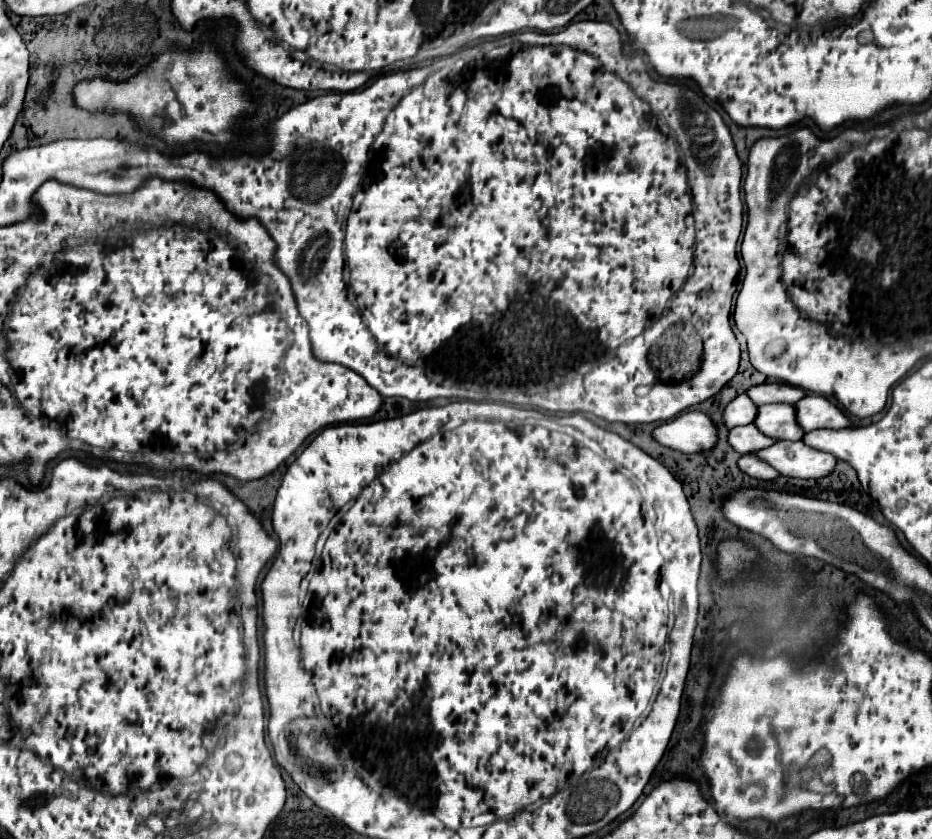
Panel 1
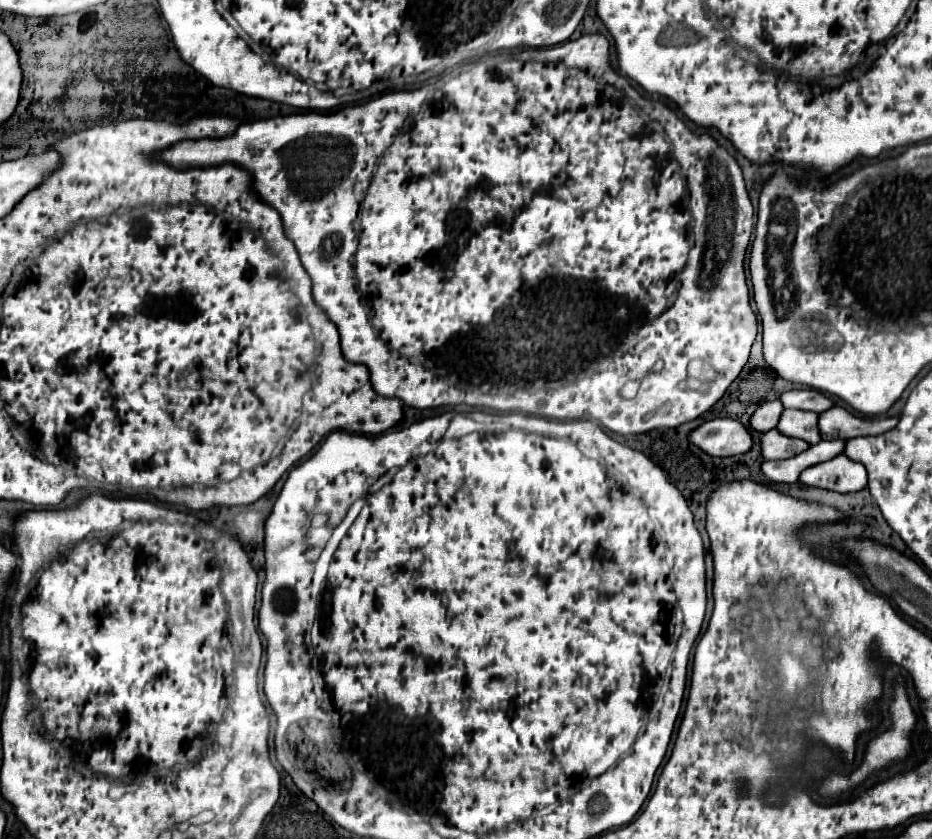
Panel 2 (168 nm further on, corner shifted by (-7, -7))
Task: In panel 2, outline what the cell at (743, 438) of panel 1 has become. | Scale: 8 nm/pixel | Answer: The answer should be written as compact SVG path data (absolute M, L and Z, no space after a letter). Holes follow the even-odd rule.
M775 428L769 432L763 432L759 436L759 446L761 446L761 456L763 460L779 460L779 458L791 458L797 456L799 452L807 450L807 442L795 440L781 436Z

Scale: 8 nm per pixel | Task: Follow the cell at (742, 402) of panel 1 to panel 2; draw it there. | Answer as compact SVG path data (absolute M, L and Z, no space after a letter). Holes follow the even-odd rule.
M779 400L773 402L761 402L757 406L757 410L751 414L749 418L749 426L755 432L767 432L771 428L775 428L775 424L779 422L779 416L783 412L783 406L779 404Z

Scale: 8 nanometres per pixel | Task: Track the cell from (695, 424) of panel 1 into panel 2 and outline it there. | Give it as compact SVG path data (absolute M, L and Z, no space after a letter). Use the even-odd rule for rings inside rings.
M715 418L703 422L687 434L687 442L709 456L735 456L751 448L751 432L733 418Z

